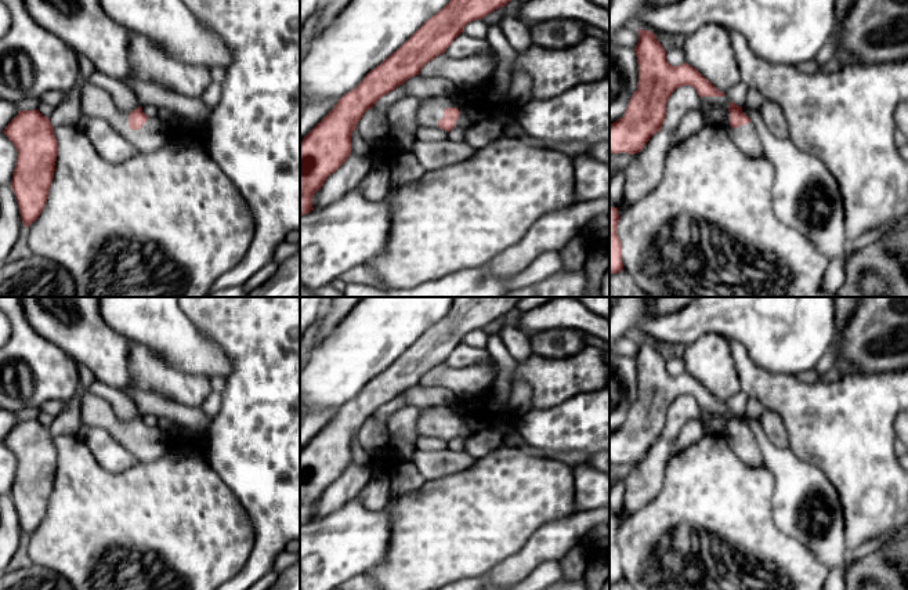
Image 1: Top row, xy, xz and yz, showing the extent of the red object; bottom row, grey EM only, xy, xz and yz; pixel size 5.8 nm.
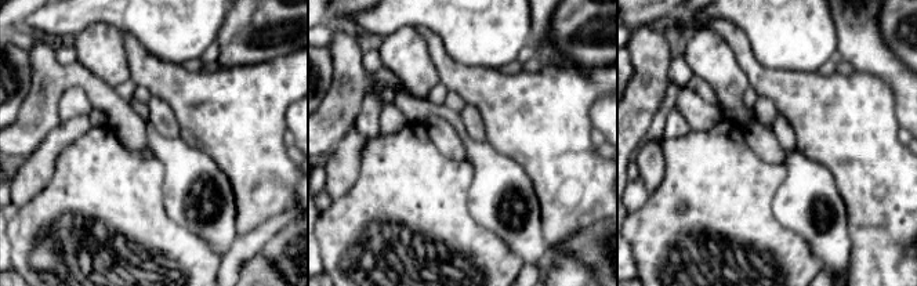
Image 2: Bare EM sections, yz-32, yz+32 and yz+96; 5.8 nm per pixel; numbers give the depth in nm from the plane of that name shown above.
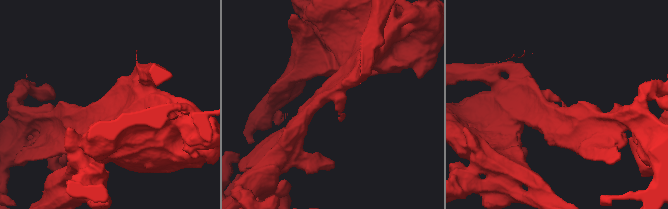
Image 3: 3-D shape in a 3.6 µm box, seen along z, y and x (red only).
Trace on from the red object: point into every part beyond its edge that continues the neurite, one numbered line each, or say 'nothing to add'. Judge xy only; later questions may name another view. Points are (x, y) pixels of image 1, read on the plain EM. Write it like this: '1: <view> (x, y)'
1: xy (94, 411)

